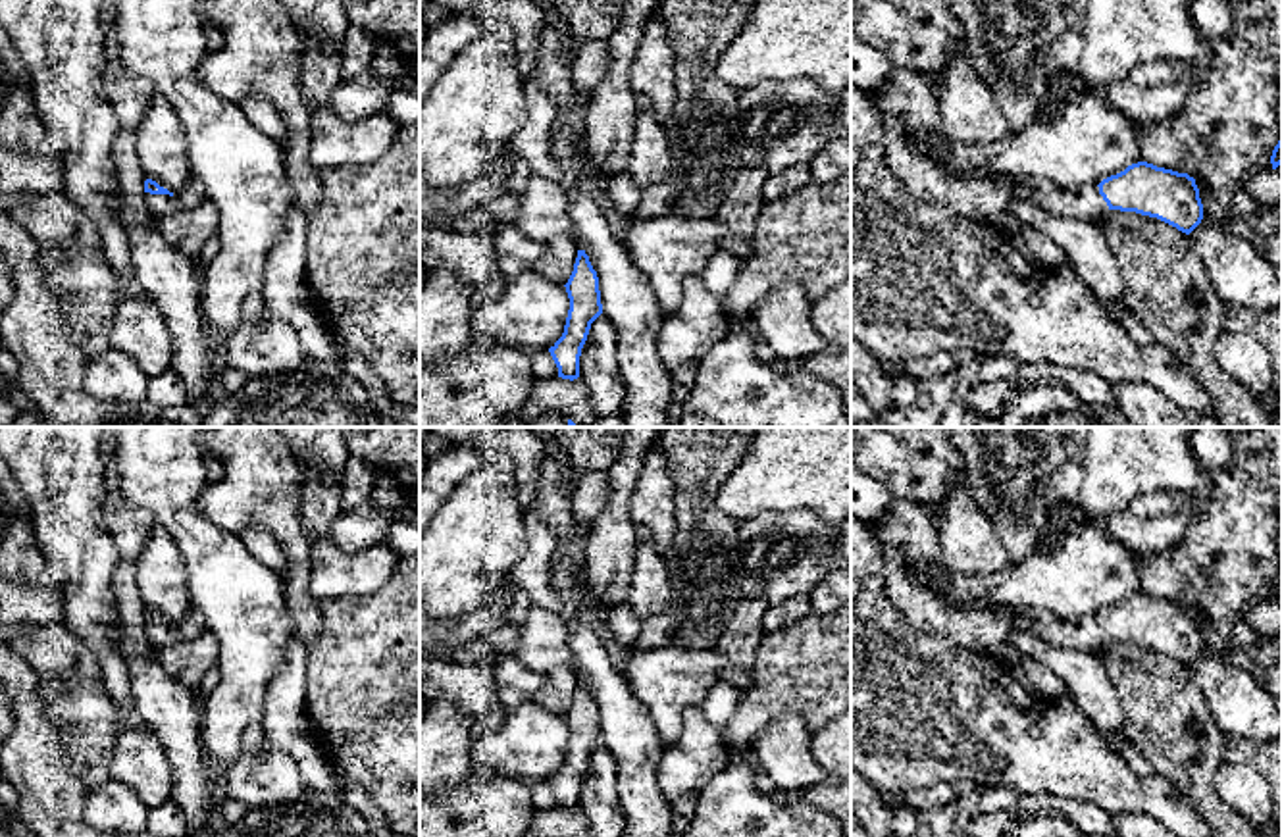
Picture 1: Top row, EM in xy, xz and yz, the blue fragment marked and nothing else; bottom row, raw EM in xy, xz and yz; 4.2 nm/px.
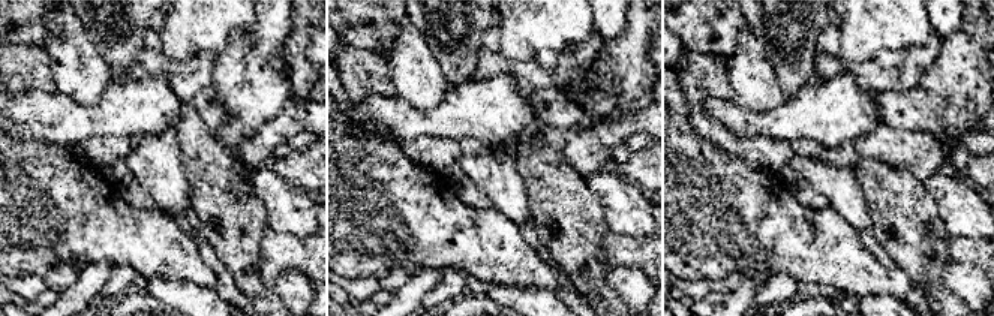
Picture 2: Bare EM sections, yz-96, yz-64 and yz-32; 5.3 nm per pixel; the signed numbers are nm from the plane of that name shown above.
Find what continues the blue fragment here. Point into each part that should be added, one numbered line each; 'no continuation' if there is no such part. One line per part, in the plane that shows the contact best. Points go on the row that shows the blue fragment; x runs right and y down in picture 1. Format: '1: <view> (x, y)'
1: xy (160, 206)

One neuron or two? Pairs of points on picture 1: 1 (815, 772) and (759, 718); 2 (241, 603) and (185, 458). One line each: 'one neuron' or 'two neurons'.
1: two neurons
2: one neuron

